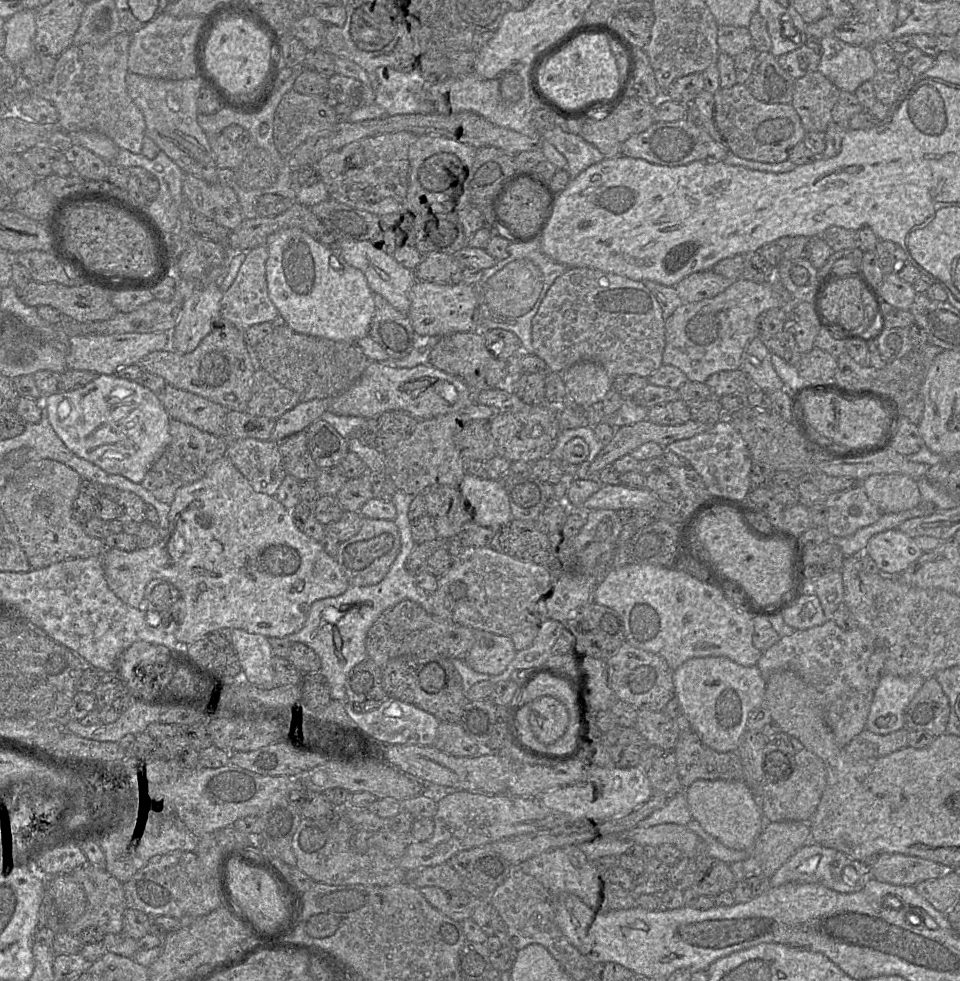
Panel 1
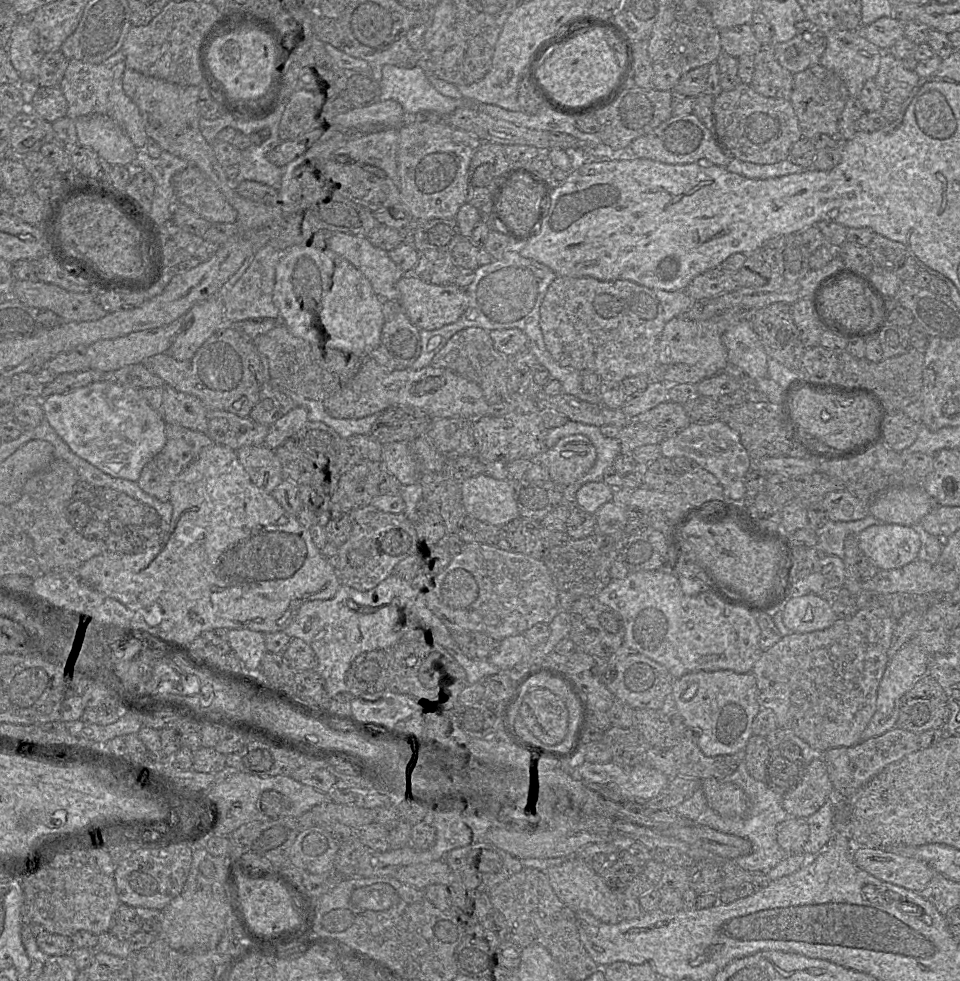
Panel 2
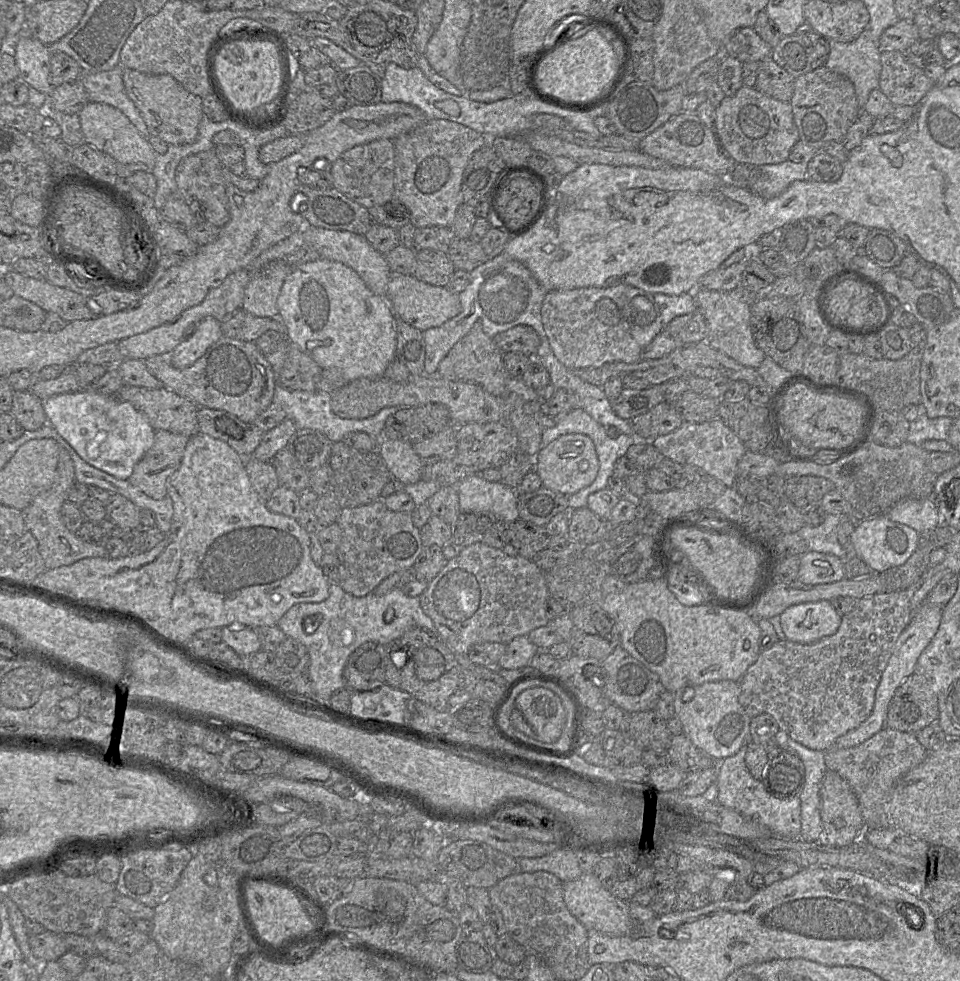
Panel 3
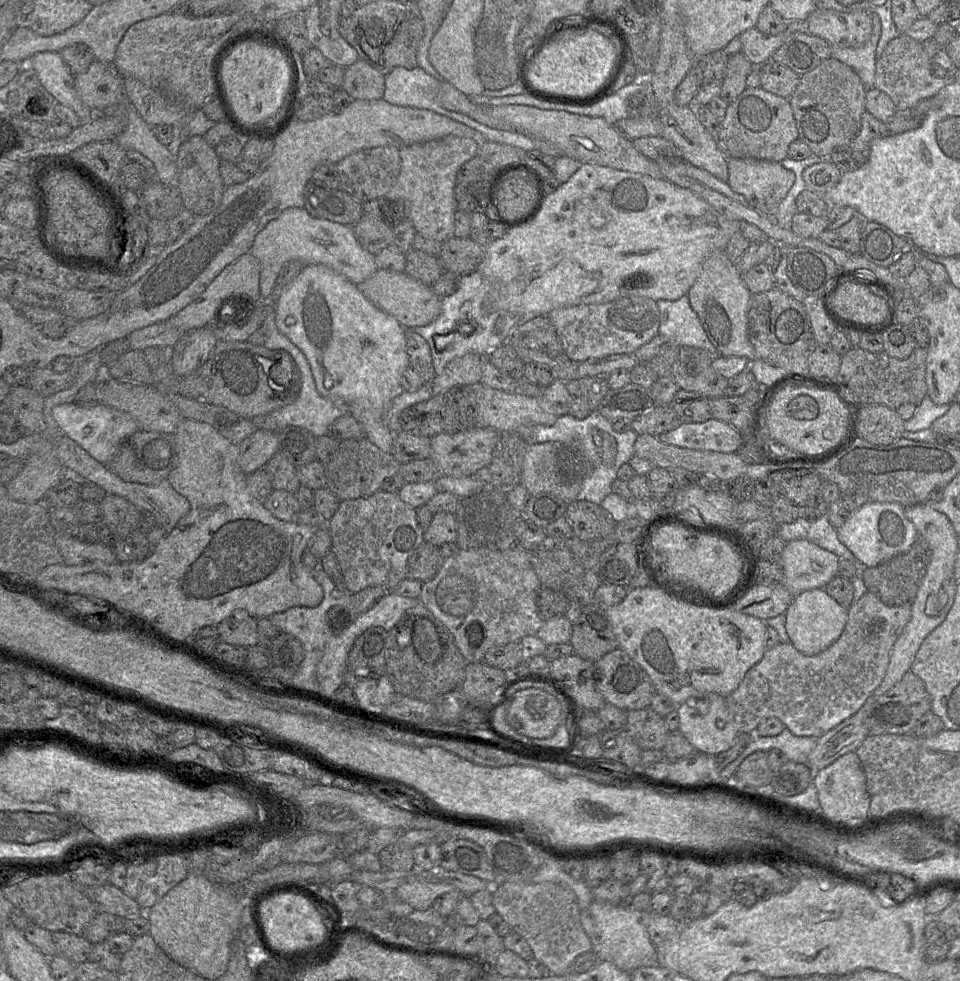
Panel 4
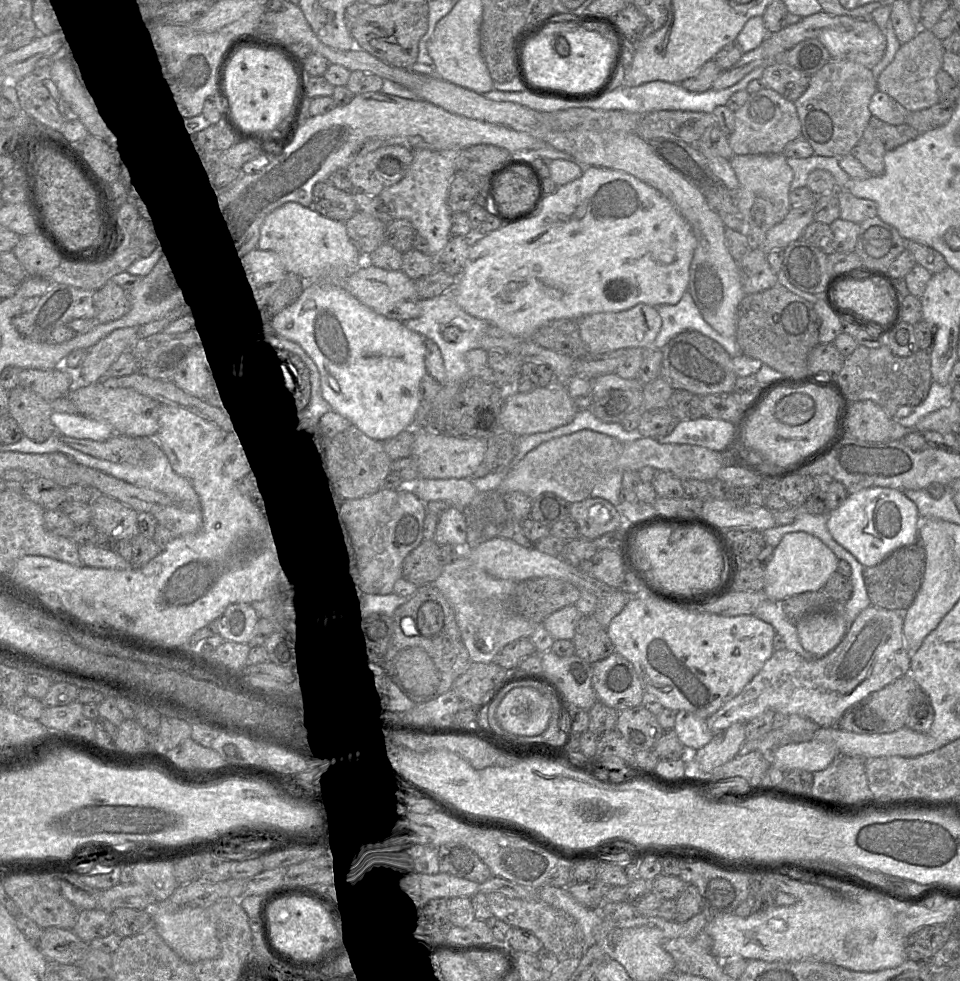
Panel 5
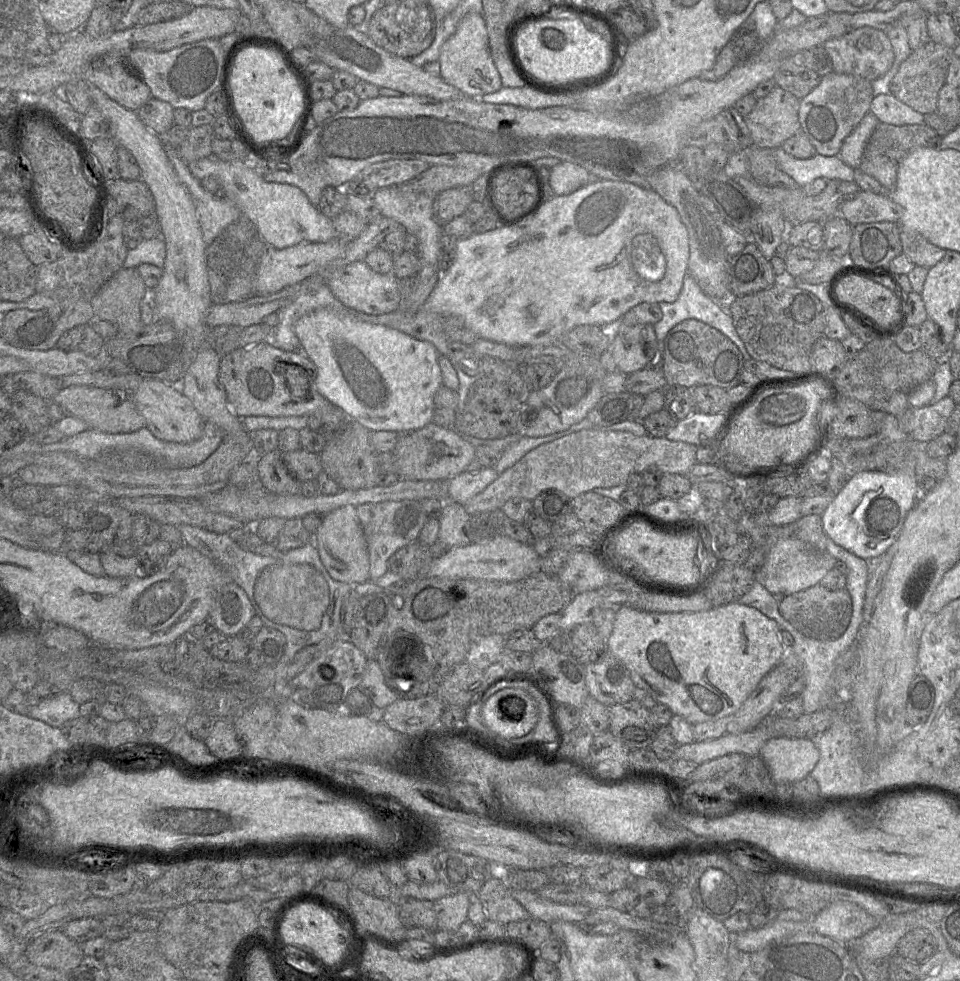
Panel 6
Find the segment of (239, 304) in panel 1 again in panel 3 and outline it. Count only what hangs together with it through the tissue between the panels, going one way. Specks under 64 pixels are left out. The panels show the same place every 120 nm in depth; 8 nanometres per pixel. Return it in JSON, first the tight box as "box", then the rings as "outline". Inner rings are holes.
{"box":[242,259,292,318],"outline":[[[277,259],[252,273],[245,288],[242,309],[257,317],[278,318],[277,299],[292,268],[287,260]]]}

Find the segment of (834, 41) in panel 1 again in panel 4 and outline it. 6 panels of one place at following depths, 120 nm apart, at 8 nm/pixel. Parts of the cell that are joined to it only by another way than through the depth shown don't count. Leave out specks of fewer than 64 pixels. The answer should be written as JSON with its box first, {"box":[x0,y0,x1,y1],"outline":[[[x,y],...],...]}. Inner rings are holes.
{"box":[831,12,881,88],"outline":[[[870,12],[872,32],[869,40],[860,47],[832,46],[831,57],[850,66],[860,77],[864,87],[874,88],[876,72],[876,49],[881,35],[880,17]]]}

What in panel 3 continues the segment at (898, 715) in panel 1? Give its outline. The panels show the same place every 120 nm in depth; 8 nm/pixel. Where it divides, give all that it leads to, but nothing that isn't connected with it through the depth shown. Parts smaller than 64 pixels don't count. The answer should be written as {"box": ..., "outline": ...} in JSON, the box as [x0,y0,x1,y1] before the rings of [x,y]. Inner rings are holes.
{"box":[830,600,943,749],"outline":[[[924,600],[894,645],[892,654],[876,688],[874,706],[870,715],[858,727],[840,736],[830,749],[842,749],[857,746],[885,727],[889,702],[895,690],[901,683],[914,673],[919,656],[936,634],[942,618],[942,607],[943,606],[925,603]]]}

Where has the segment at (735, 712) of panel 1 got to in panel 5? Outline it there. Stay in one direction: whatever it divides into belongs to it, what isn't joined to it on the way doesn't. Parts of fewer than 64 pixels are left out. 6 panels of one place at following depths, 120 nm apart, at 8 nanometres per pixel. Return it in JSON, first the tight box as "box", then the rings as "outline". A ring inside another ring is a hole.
{"box":[673,711,714,750],"outline":[[[677,711],[673,730],[685,748],[692,750],[704,747],[714,736],[705,718],[686,711]]]}

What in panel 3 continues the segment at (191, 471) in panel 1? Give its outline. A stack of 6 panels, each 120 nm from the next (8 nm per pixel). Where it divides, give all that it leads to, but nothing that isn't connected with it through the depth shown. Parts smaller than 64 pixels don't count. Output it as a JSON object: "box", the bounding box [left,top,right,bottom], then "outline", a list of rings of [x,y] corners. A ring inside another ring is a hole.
{"box":[127,430,188,500],"outline":[[[156,430],[154,443],[135,465],[127,479],[154,500],[167,496],[167,480],[180,467],[188,437]]]}

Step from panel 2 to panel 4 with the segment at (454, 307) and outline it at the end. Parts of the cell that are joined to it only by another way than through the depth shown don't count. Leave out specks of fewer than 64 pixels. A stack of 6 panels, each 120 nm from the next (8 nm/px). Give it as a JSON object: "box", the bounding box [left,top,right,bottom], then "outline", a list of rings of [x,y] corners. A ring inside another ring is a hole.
{"box":[358,269,441,329],"outline":[[[378,269],[358,287],[370,302],[394,317],[405,329],[428,325],[441,311],[441,298],[433,292],[431,286],[411,278],[405,272]]]}

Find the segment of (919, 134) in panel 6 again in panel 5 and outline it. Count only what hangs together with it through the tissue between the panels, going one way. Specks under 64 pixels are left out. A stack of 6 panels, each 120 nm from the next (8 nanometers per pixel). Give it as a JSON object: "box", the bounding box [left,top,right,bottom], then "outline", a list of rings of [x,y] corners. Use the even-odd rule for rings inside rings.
{"box":[851,116,921,175],"outline":[[[872,116],[851,154],[871,175],[882,175],[885,169],[885,153],[916,138],[919,134],[921,133],[910,125],[890,125]]]}

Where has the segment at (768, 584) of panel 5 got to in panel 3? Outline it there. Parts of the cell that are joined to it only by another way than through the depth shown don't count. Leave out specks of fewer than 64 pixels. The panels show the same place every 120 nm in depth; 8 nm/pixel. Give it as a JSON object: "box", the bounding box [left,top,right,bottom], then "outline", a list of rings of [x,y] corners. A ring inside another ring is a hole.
{"box":[798,550,844,585],"outline":[[[812,550],[800,555],[798,581],[818,585],[837,582],[844,577],[843,561],[837,556]]]}

